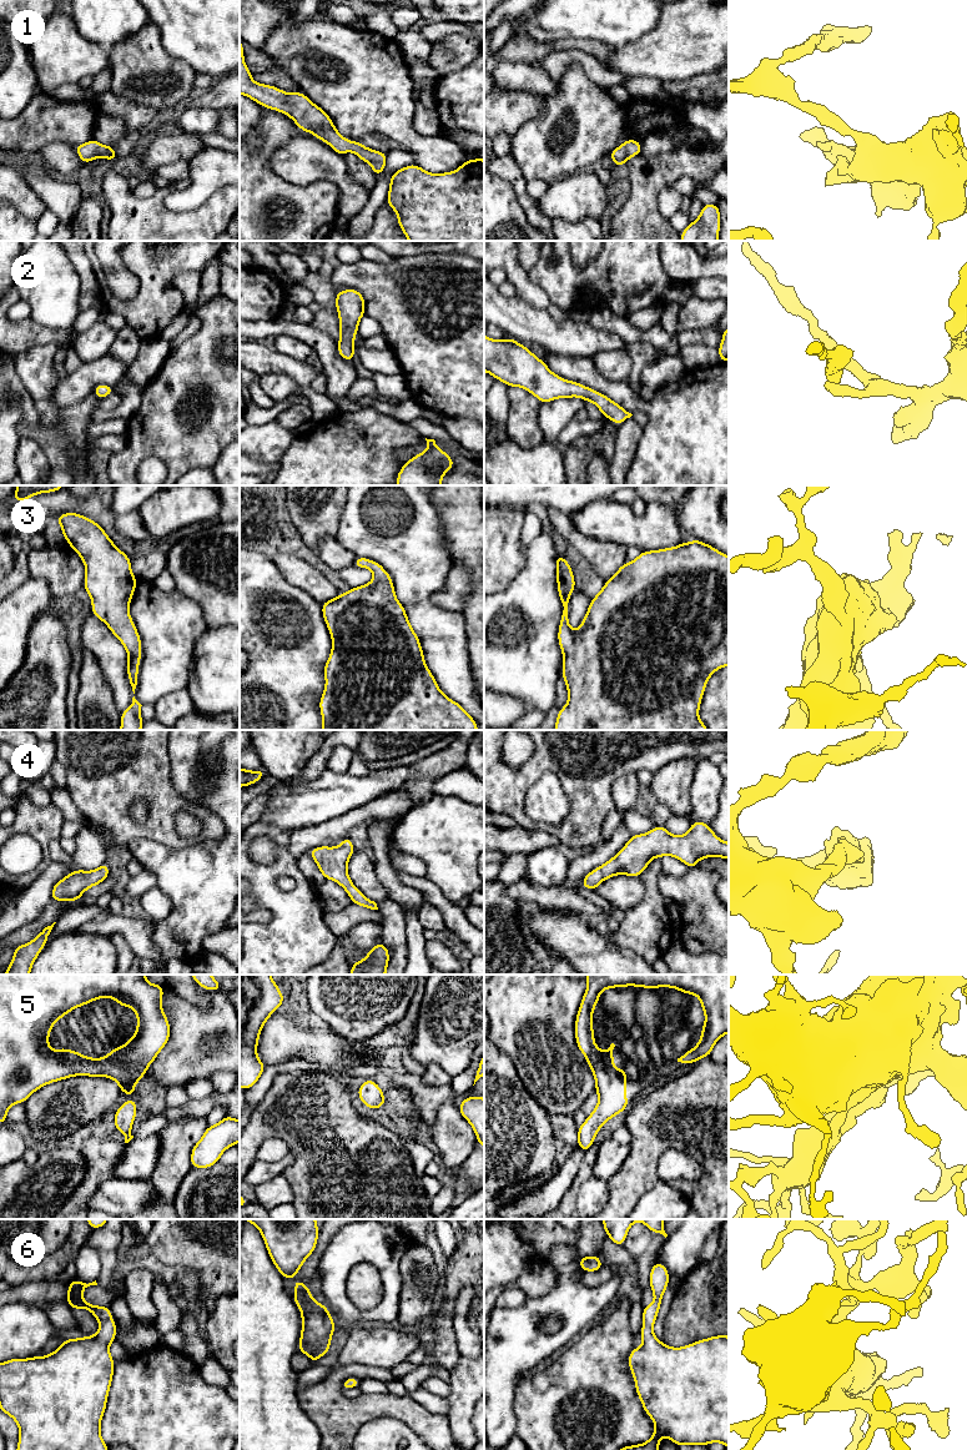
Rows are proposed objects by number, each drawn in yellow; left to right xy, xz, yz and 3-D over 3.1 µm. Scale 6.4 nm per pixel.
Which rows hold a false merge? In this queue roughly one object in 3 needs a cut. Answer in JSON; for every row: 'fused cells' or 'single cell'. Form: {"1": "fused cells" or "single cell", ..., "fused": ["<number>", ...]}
{"1": "single cell", "2": "single cell", "3": "single cell", "4": "single cell", "5": "single cell", "6": "single cell", "fused": []}

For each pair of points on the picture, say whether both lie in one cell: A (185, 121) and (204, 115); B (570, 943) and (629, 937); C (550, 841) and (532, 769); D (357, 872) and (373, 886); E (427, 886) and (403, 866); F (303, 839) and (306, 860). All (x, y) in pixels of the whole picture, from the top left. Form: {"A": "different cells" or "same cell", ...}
{"A": "same cell", "B": "different cells", "C": "different cells", "D": "same cell", "E": "different cells", "F": "different cells"}

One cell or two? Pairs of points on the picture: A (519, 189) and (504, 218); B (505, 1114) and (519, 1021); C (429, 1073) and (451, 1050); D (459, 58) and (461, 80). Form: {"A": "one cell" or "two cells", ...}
{"A": "two cells", "B": "two cells", "C": "two cells", "D": "two cells"}

